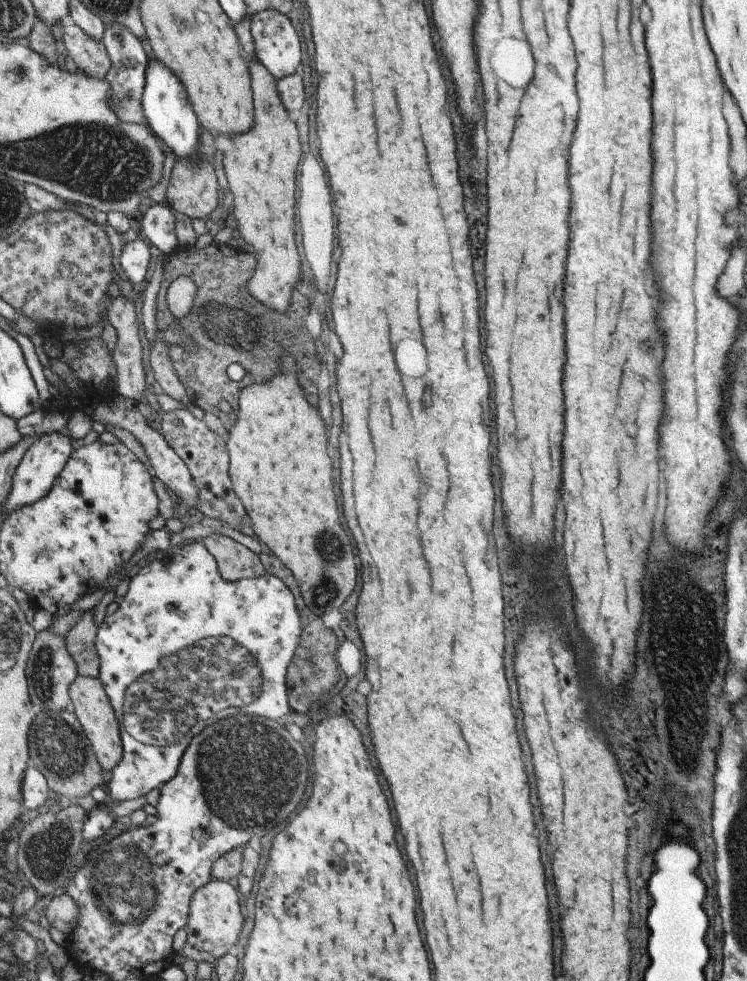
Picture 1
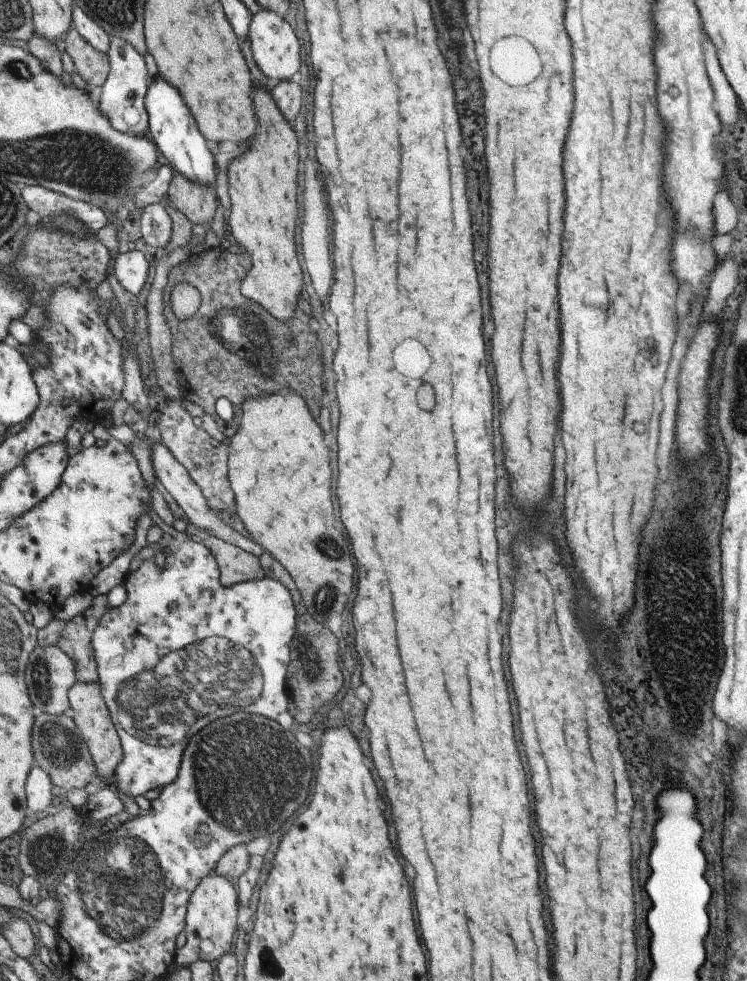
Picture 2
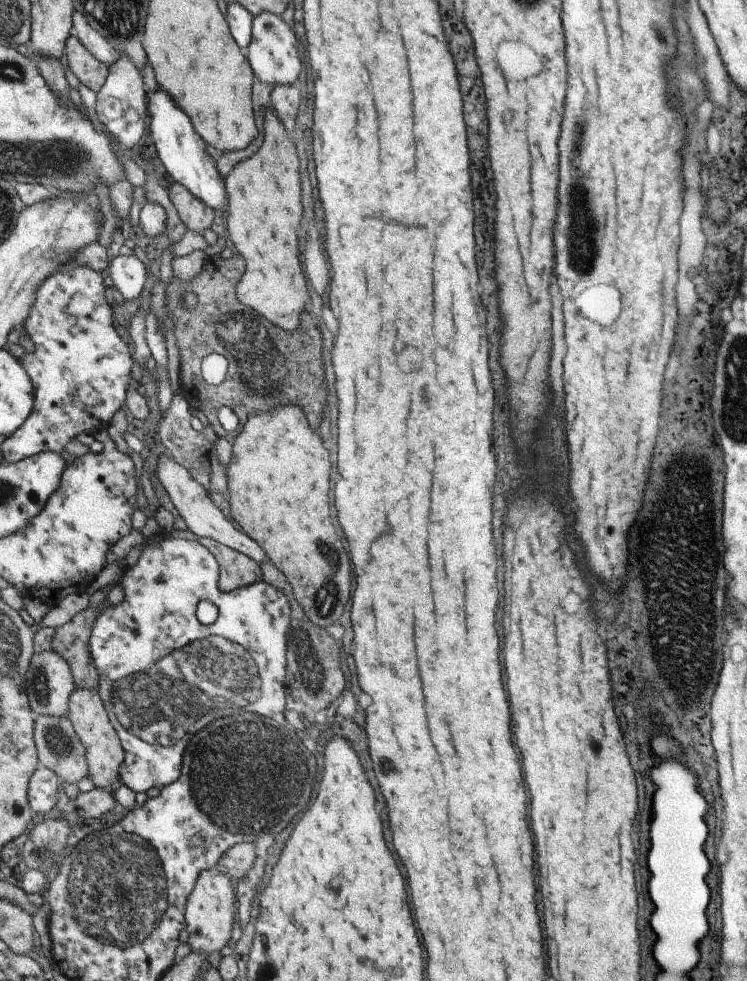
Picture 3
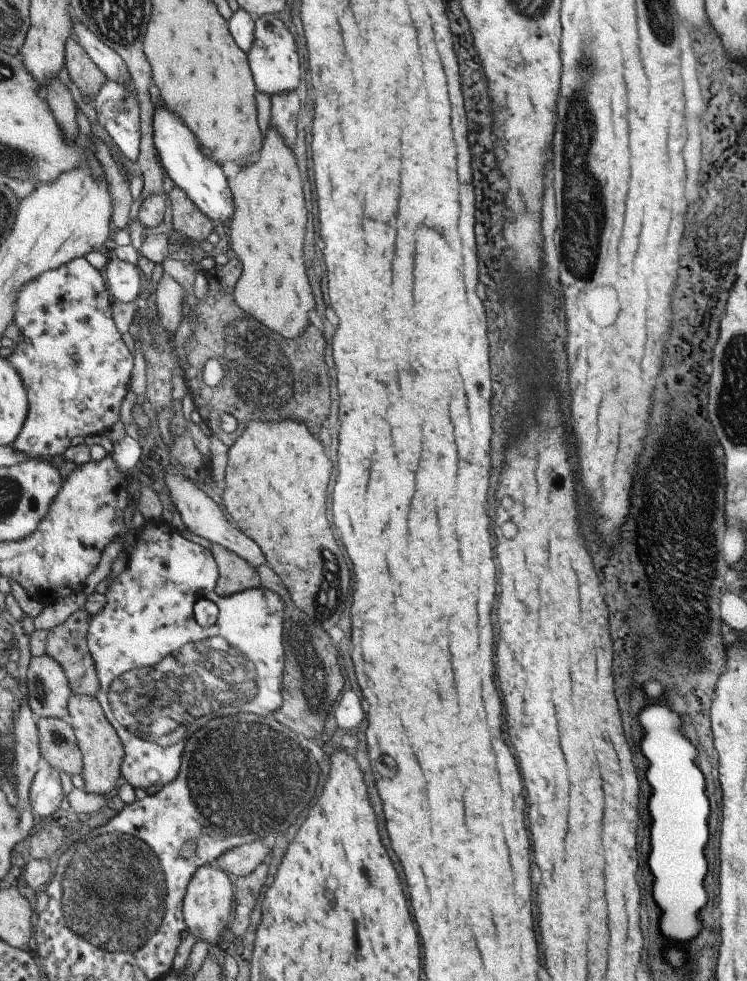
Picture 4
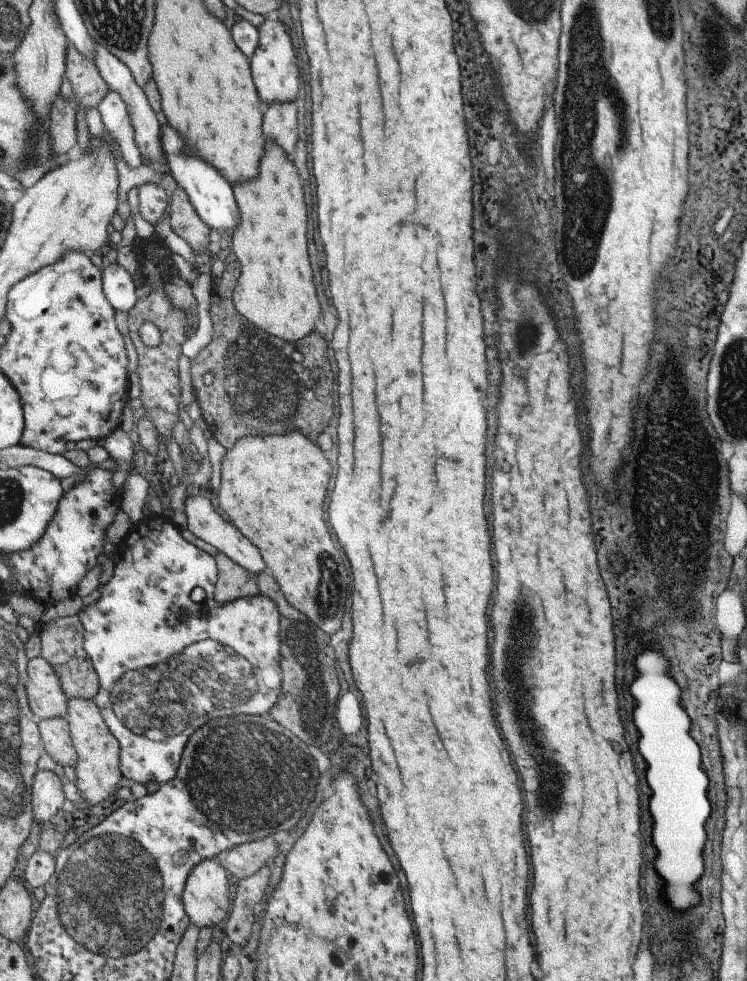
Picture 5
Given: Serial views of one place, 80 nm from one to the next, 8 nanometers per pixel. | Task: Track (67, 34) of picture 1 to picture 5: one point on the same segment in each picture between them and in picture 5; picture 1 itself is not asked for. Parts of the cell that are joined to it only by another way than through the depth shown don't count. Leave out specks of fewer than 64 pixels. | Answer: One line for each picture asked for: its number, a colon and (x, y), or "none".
2: (94, 66)
3: (92, 73)
4: (83, 70)
5: (89, 87)

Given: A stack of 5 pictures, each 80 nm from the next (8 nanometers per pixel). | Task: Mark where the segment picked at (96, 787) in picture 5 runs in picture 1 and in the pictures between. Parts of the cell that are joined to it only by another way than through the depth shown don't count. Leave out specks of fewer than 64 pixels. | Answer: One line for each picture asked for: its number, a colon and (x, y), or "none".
1: (93, 707)
2: (90, 710)
3: (105, 752)
4: (103, 750)

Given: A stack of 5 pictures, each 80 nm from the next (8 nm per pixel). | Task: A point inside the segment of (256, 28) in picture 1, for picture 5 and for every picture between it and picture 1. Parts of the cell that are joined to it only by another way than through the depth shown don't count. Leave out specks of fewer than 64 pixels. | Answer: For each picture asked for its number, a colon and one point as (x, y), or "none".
2: (274, 48)
3: (272, 52)
4: (272, 54)
5: (275, 70)

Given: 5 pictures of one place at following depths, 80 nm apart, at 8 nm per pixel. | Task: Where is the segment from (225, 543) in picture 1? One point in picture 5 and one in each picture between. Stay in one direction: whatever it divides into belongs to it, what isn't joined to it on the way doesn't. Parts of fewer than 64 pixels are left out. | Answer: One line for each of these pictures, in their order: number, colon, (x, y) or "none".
2: (236, 565)
3: (236, 569)
4: (236, 575)
5: (233, 583)

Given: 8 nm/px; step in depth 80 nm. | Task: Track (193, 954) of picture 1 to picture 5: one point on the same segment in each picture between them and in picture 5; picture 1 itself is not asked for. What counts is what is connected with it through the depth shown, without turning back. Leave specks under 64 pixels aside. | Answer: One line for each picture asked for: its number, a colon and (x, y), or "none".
2: (210, 924)
3: (209, 915)
4: (207, 906)
5: (205, 897)

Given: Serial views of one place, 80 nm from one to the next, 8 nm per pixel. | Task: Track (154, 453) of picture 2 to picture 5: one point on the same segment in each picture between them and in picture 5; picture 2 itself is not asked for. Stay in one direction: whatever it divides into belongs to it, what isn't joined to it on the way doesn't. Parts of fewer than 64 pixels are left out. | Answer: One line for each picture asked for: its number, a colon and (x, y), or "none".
3: (203, 518)
4: (201, 515)
5: (202, 520)

